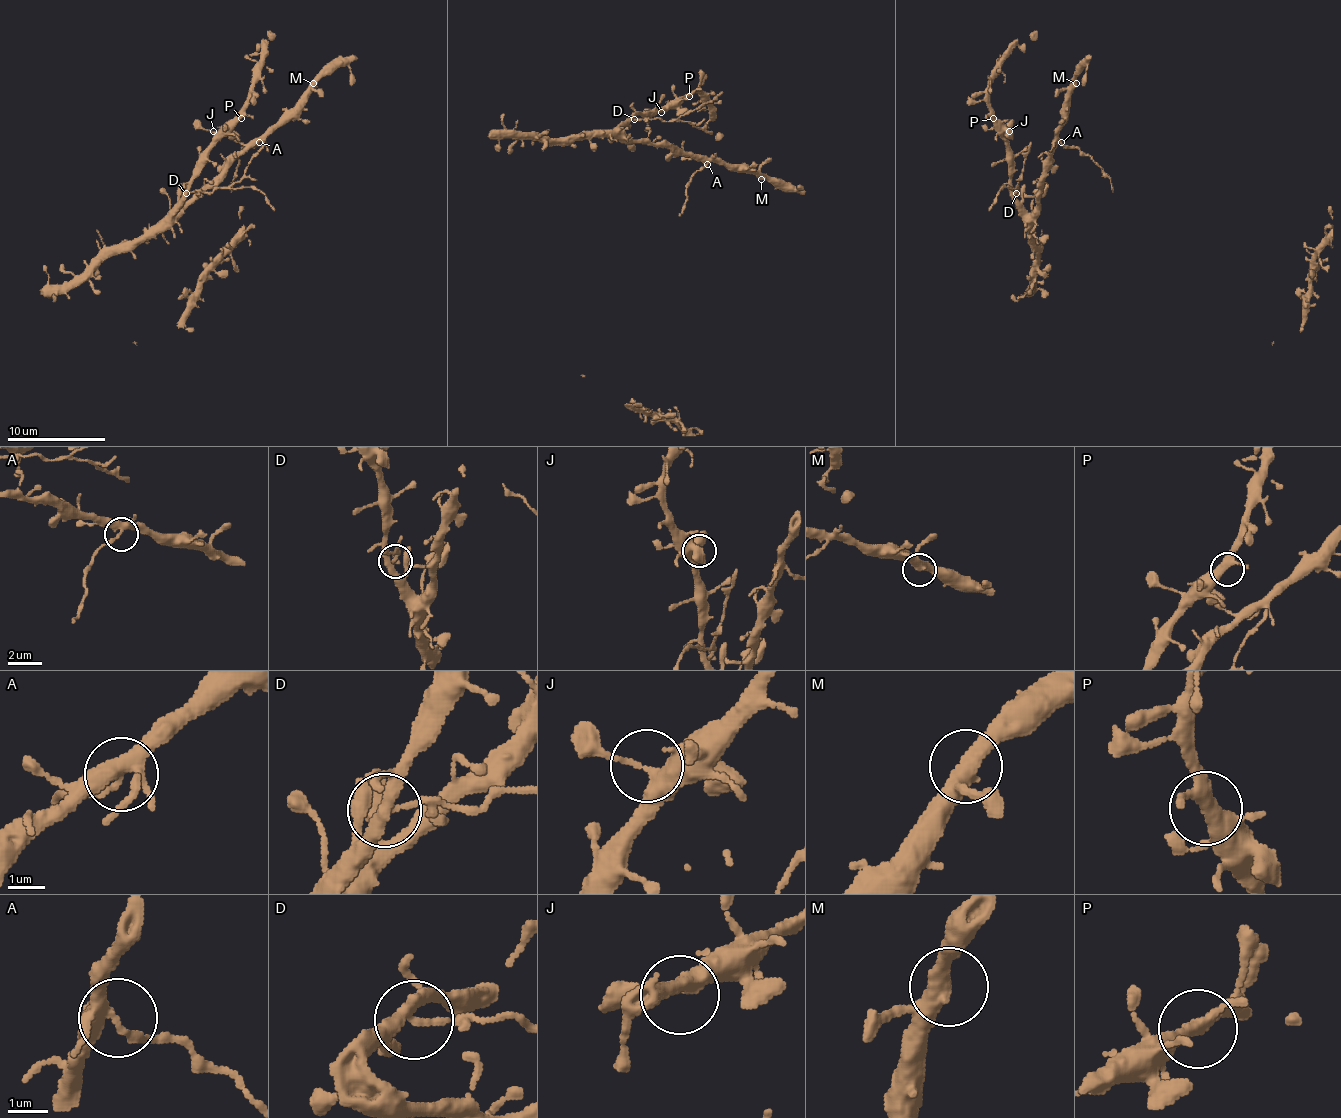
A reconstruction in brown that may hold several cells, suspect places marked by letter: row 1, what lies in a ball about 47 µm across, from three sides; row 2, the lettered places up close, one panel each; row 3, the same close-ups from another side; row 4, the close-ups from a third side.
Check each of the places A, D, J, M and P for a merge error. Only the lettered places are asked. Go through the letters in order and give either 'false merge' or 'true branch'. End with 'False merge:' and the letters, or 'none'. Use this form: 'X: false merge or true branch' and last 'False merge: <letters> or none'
A: false merge
D: false merge
J: true branch
M: true branch
P: true branch
False merge: A, D

